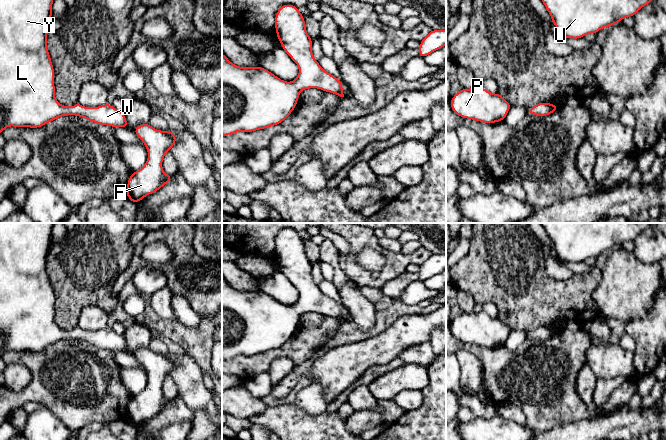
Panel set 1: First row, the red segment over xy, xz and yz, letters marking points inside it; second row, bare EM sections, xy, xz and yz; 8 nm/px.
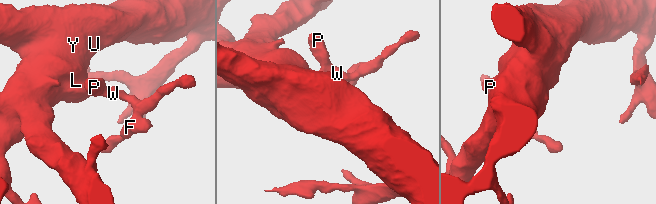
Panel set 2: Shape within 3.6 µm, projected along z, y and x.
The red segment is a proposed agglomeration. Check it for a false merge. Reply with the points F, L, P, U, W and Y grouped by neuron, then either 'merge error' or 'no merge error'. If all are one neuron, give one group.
groups F L P U W Y; no merge error

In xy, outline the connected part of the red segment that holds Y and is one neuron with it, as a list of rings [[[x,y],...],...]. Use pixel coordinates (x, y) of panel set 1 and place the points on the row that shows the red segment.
[[[0,0],[0,134],[8,126],[17,128],[29,127],[39,128],[45,124],[60,118],[62,116],[68,116],[70,114],[79,116],[81,118],[88,119],[90,122],[97,123],[99,125],[107,125],[110,127],[123,127],[128,128],[128,123],[123,111],[115,109],[112,104],[103,104],[99,107],[84,107],[80,103],[76,103],[72,107],[61,105],[55,98],[55,73],[54,67],[50,58],[50,54],[47,49],[47,34],[49,30],[50,21],[52,18],[52,4],[54,0]]]

